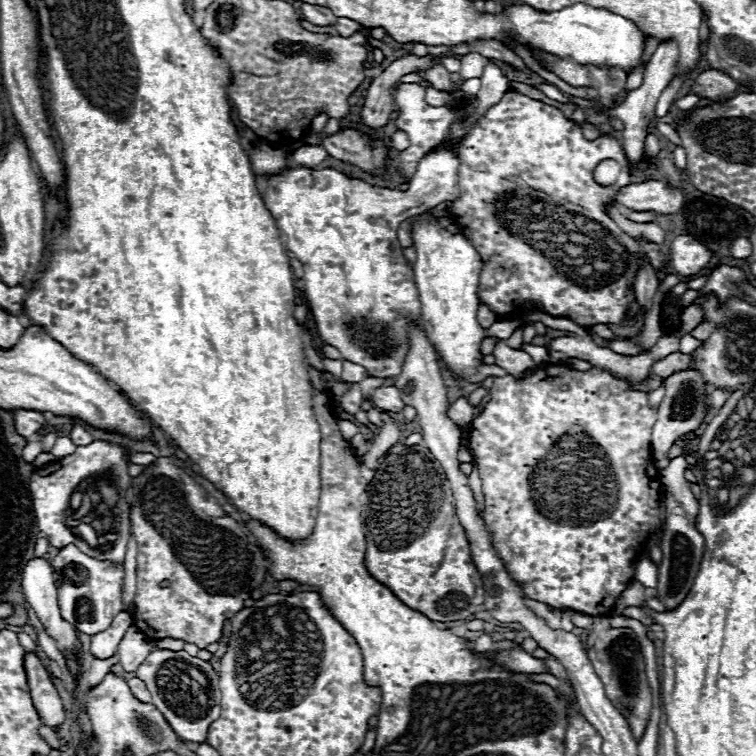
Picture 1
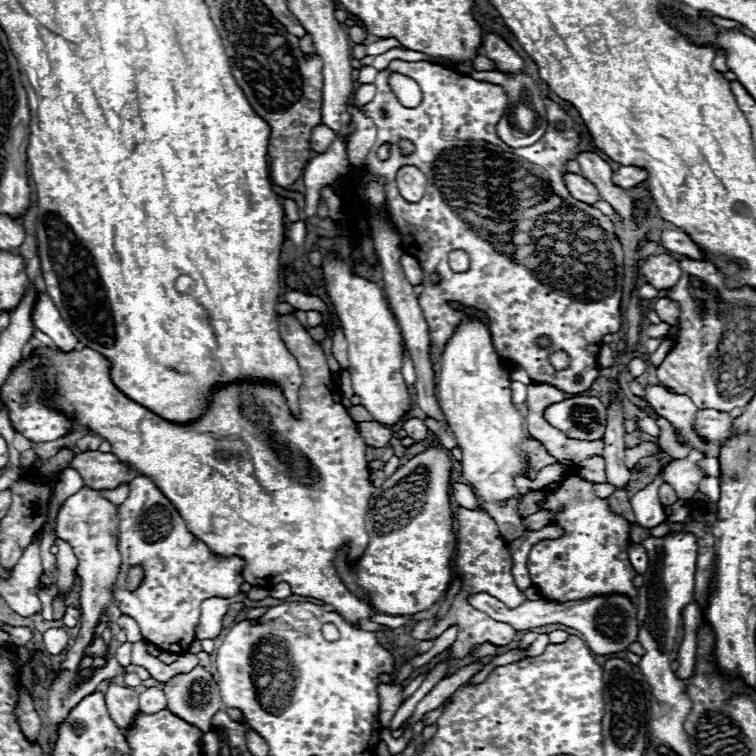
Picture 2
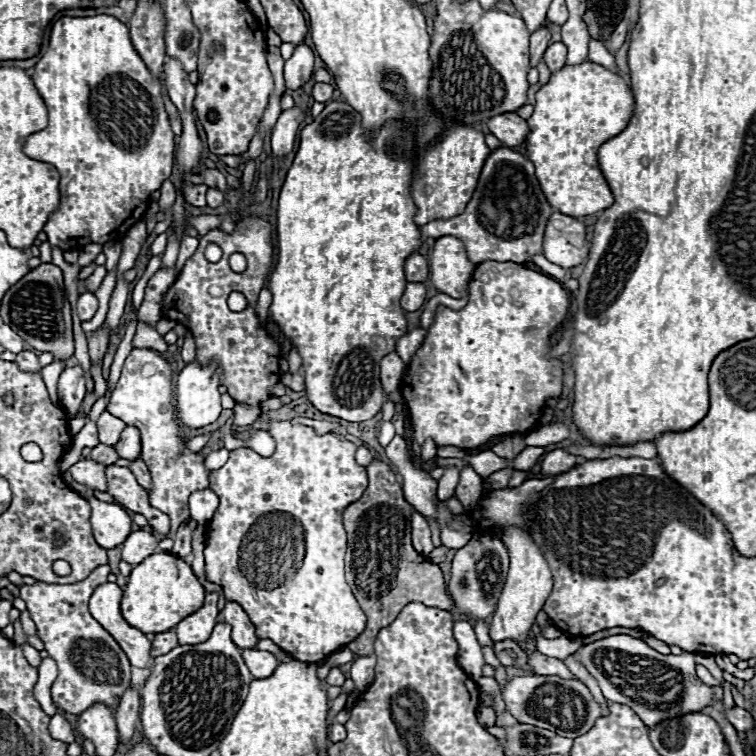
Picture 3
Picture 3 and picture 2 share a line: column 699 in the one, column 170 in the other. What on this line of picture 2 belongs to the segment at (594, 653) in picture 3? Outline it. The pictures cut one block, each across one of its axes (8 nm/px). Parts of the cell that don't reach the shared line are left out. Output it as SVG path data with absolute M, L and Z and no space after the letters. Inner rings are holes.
M196 666L194 670L186 672L186 674L176 674L168 682L164 682L162 690L164 690L166 702L168 702L166 708L172 714L176 714L178 718L184 718L184 722L196 726L204 734L212 730L212 716L226 708L220 698L220 684L214 680L214 676L204 666Z

